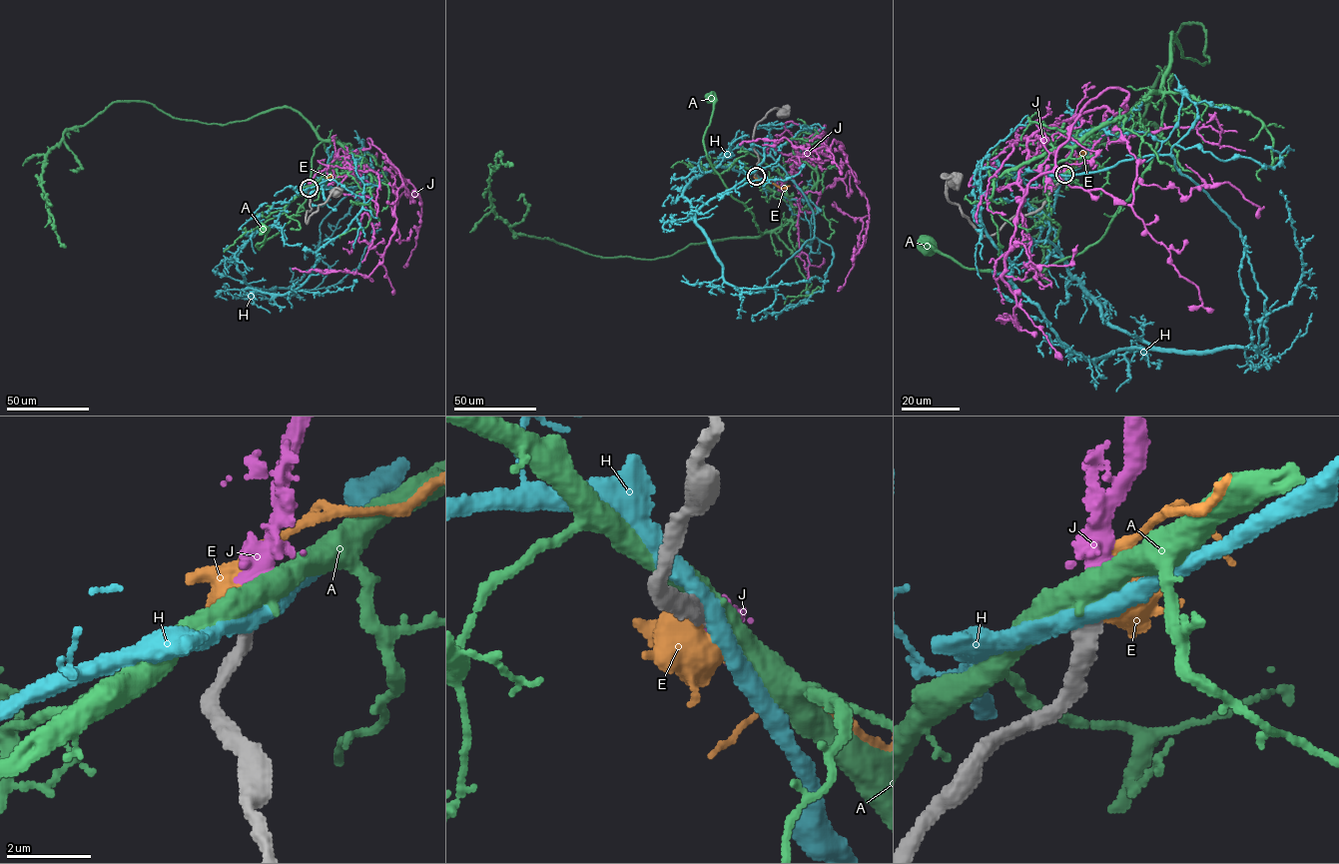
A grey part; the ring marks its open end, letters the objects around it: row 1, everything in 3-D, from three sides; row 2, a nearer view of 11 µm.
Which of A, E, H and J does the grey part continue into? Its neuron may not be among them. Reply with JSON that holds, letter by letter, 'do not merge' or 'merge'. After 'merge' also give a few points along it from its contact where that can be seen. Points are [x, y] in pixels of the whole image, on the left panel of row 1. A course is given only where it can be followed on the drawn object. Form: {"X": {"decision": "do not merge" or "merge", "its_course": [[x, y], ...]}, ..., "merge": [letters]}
{"A": {"decision": "do not merge"}, "E": {"decision": "do not merge"}, "H": {"decision": "do not merge"}, "J": {"decision": "merge", "its_course": [[309, 188], [339, 149], [369, 148], [367, 139], [403, 185], [395, 231], [367, 276], [292, 269]]}, "merge": ["J"]}

